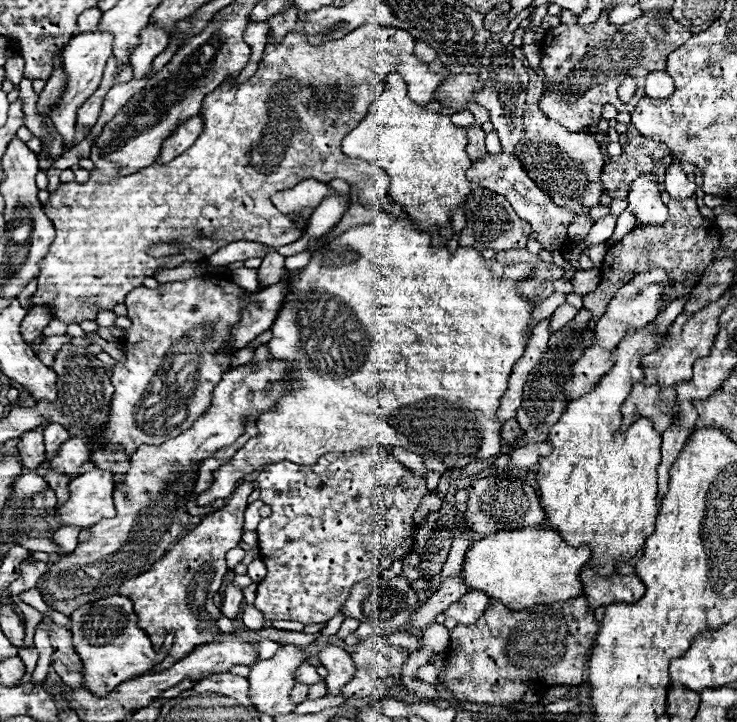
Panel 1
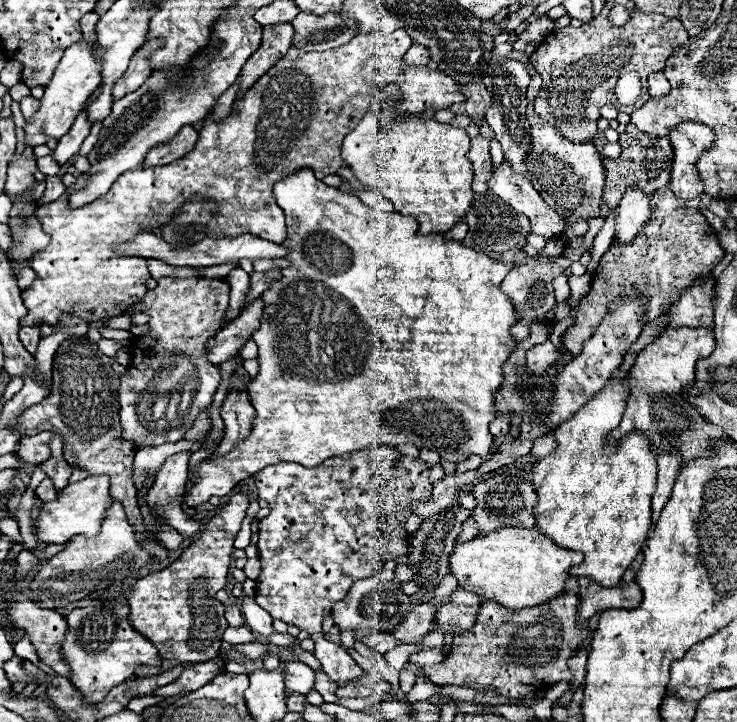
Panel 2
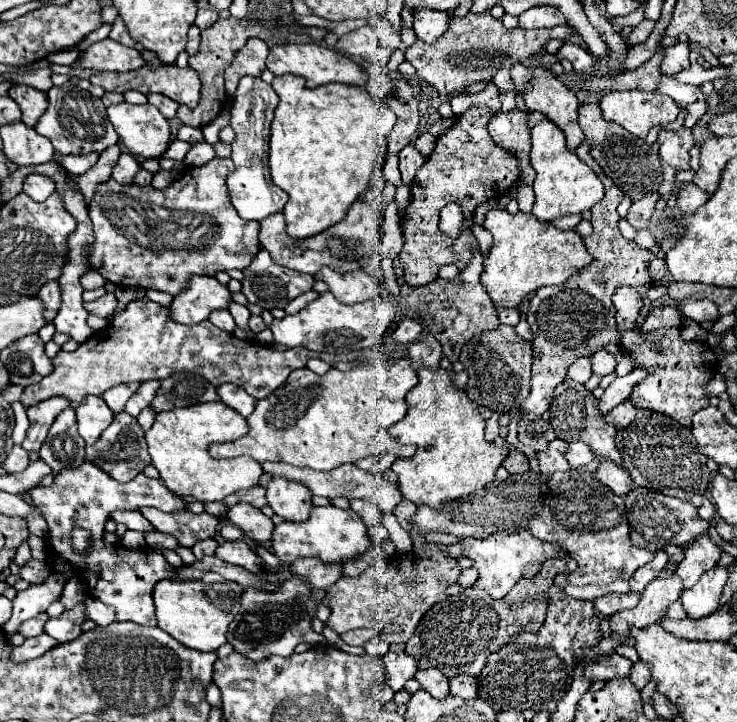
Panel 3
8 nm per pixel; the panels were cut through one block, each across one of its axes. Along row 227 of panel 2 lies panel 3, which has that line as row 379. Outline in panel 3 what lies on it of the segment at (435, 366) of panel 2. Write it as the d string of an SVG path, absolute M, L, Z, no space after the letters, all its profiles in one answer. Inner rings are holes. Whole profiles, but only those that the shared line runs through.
M408 358L394 362L390 368L374 368L368 364L346 370L346 372L332 368L324 376L316 376L308 368L294 370L288 376L286 384L282 388L278 388L278 392L272 392L268 398L258 400L254 414L246 418L250 430L244 436L240 436L234 442L212 444L208 452L212 458L236 458L236 456L246 454L258 462L266 462L266 460L286 462L292 466L306 466L312 470L332 470L332 468L340 466L342 462L354 464L372 454L386 454L388 450L394 450L398 454L398 458L410 458L410 456L414 456L416 446L404 446L404 444L396 442L388 434L388 428L394 422L404 418L404 412L408 410L406 394L416 384L418 384L418 376L416 376L416 370L410 366ZM306 390L310 390L310 394L314 394L308 408L306 408Z

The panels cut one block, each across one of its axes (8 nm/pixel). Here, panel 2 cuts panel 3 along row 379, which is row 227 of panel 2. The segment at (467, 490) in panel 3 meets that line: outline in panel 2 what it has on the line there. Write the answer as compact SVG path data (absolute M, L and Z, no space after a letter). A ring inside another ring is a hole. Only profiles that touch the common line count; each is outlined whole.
M388 84L384 92L379 92L374 99L378 102L372 103L366 116L360 120L360 124L350 134L344 136L342 158L350 164L352 172L366 186L366 190L376 190L382 196L386 196L400 214L414 216L420 234L440 234L450 230L454 224L464 220L466 210L470 208L474 196L472 162L466 158L466 152L470 150L470 136L462 128L436 122L434 118L424 120L420 114L400 112L402 92L398 84ZM386 112L390 112L394 118L384 124L382 116L386 116Z

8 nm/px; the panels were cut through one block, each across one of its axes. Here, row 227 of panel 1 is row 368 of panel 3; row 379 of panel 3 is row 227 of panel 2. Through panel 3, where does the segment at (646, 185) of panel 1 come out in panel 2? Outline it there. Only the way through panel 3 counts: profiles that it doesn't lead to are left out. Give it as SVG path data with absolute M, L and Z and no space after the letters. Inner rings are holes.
M638 186L628 188L618 206L614 244L624 244L638 236L644 224L652 218L652 214L654 214L652 196L646 196L644 190Z

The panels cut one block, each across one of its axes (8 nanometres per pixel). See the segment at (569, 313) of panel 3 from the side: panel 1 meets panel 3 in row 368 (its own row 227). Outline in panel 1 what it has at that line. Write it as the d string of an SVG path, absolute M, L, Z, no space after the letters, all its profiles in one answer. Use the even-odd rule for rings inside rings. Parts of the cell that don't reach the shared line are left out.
M486 154L482 160L474 162L472 168L468 170L468 178L470 182L482 186L482 188L488 188L492 192L498 192L502 194L512 206L514 210L518 212L518 216L522 216L526 222L532 224L532 230L538 234L538 242L546 248L546 250L552 250L552 252L562 252L564 250L564 240L566 240L566 228L570 226L570 222L574 220L576 212L568 212L566 208L558 208L552 198L548 194L544 194L536 184L534 180L528 178L528 172L522 168L520 160L510 156L510 154Z

